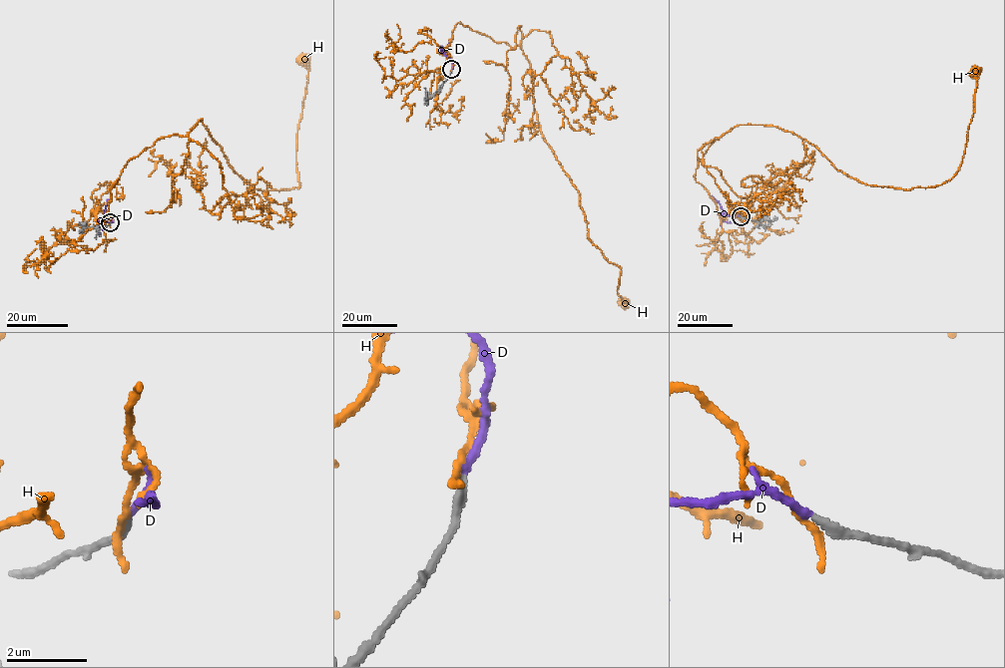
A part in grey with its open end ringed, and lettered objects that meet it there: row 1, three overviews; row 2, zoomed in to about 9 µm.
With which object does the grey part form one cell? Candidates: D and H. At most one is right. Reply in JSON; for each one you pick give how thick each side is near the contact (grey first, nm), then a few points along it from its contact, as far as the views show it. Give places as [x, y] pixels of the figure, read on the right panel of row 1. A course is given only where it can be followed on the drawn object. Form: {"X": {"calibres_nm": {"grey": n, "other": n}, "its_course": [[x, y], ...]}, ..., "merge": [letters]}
{"D": {"calibres_nm": {"grey": 200, "other": 180}, "its_course": [[741, 217], [728, 215], [712, 195]]}, "merge": ["D"]}

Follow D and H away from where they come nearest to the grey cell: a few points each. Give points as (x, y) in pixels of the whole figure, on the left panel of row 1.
D: (110, 223), (112, 221), (107, 221), (103, 217), (108, 198)
H: (110, 223), (111, 213), (100, 223), (127, 162), (200, 119), (253, 188), (299, 186), (303, 60)

